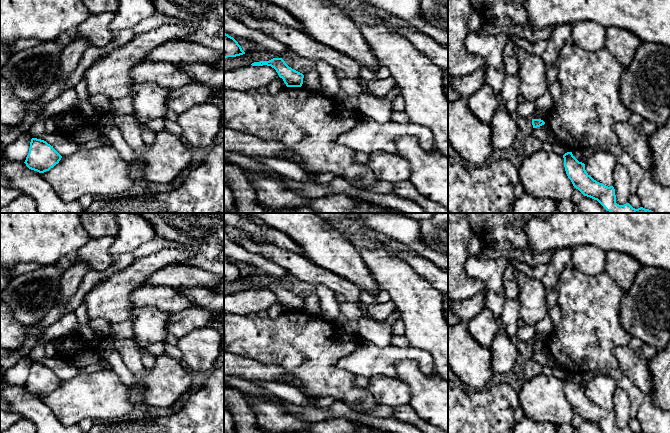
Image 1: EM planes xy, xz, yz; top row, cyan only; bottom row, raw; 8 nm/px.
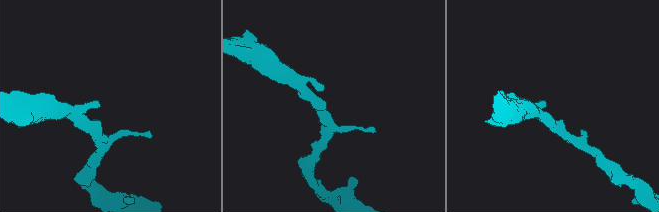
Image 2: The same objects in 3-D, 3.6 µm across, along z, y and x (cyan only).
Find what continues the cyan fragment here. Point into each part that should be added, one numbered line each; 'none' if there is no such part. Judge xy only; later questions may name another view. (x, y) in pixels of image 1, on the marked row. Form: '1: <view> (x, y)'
none

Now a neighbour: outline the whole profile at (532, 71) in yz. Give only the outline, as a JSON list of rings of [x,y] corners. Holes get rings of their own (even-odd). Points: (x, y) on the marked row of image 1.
[[[516,46],[515,52],[519,61],[520,94],[534,103],[548,90],[547,69],[541,56],[531,54]]]

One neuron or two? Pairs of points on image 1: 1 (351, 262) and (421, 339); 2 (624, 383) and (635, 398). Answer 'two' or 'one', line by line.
1: two
2: one

